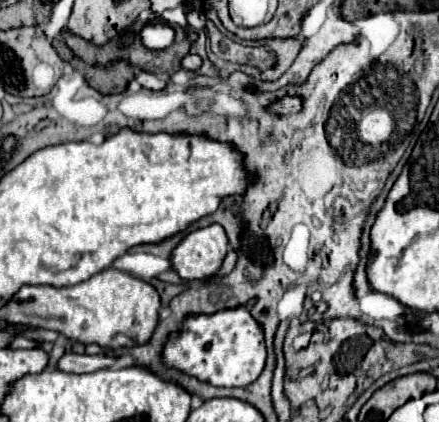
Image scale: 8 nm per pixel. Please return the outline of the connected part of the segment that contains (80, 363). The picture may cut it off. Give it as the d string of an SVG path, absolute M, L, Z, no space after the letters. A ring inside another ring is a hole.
M67 353L61 361L59 361L59 369L67 371L67 373L91 373L97 369L105 369L115 365L115 357L109 355L77 355L77 353Z

